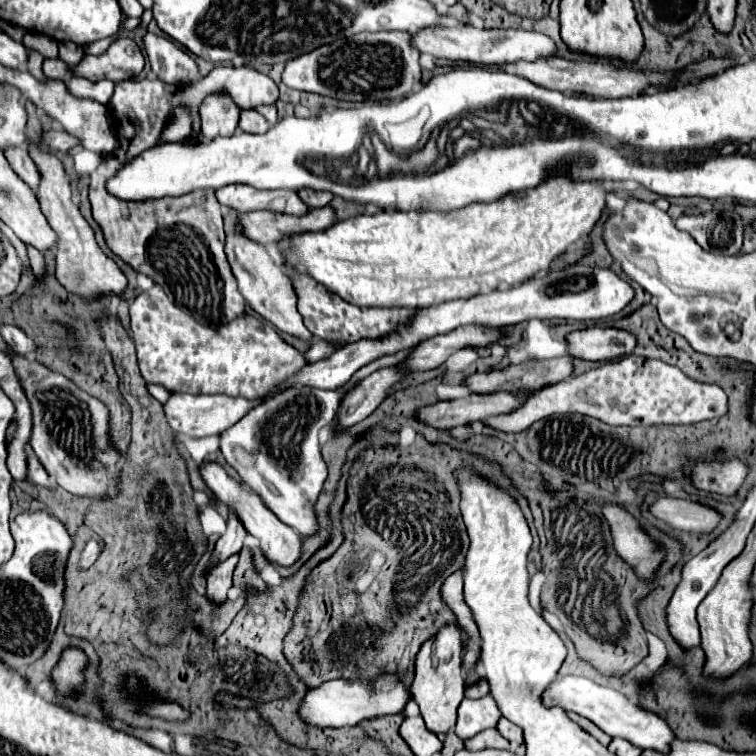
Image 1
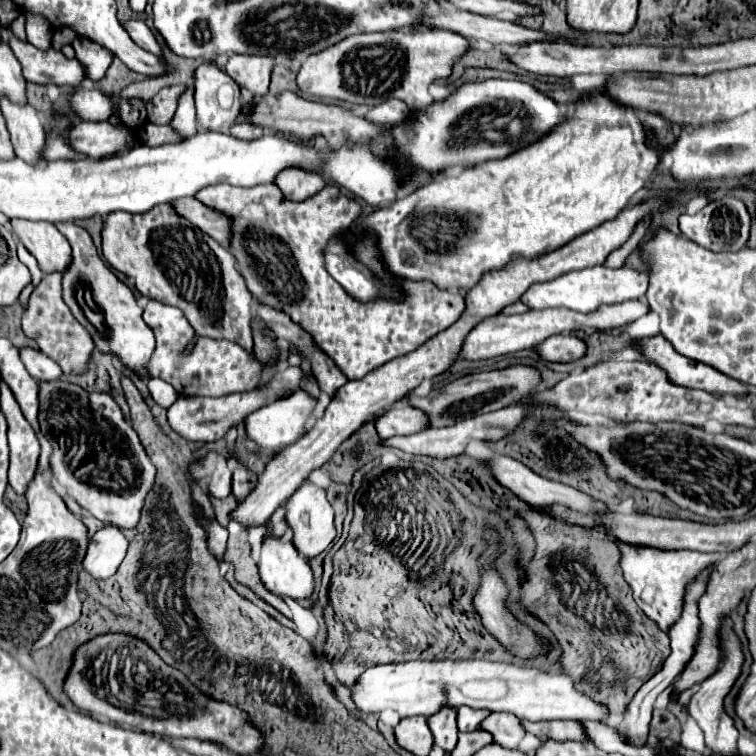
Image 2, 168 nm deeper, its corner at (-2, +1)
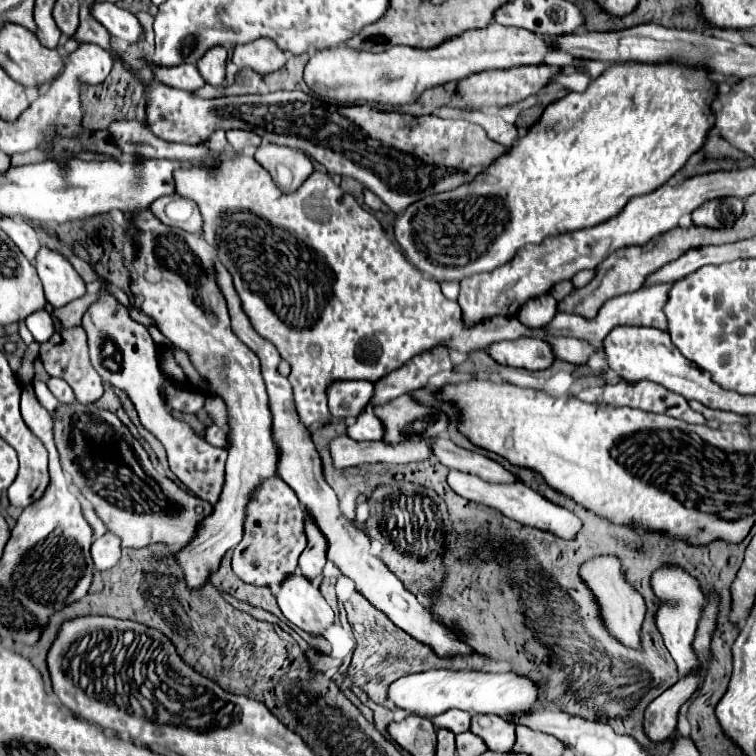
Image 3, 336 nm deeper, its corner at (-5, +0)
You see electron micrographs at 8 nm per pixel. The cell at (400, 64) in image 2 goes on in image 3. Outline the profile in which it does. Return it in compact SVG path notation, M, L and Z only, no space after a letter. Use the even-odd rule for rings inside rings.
M491 23L483 31L467 31L459 39L447 39L431 51L419 51L415 47L389 47L381 53L351 51L347 45L323 49L311 55L305 65L307 87L323 99L335 99L339 103L383 103L383 105L407 105L415 103L419 95L437 85L449 81L461 81L473 73L487 69L509 69L517 65L537 65L543 55L551 51L551 45L543 35L535 35L527 29L503 27Z

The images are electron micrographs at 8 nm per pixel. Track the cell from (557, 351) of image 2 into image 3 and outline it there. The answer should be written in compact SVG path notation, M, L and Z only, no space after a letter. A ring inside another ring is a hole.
M515 339L515 341L499 341L487 347L489 355L503 365L523 367L529 371L549 369L555 361L551 355L551 345L543 343L543 339Z

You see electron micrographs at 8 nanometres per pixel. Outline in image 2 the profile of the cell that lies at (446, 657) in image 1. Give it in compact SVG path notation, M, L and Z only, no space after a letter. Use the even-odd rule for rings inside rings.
M440 710L428 720L428 726L434 734L434 744L438 744L444 752L452 752L458 740L456 710Z

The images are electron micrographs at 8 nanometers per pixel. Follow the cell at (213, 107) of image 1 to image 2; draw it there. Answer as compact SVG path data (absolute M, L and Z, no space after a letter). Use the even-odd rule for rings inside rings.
M204 62L196 68L194 90L200 126L208 130L228 130L240 118L240 88L214 62Z

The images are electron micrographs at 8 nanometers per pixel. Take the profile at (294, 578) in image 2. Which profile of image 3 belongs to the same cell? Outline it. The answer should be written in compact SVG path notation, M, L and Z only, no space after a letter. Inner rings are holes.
M287 575L289 579L283 581L275 593L277 605L299 629L321 635L333 621L335 613L323 599L319 587L311 583L311 579L303 575Z

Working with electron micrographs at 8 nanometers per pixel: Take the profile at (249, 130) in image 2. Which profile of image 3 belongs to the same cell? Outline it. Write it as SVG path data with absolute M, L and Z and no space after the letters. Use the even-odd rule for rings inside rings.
M233 129L233 131L227 131L227 141L229 145L241 153L243 147L247 145L253 145L253 147L259 147L261 145L261 137L255 135L253 131L241 131L241 129Z

